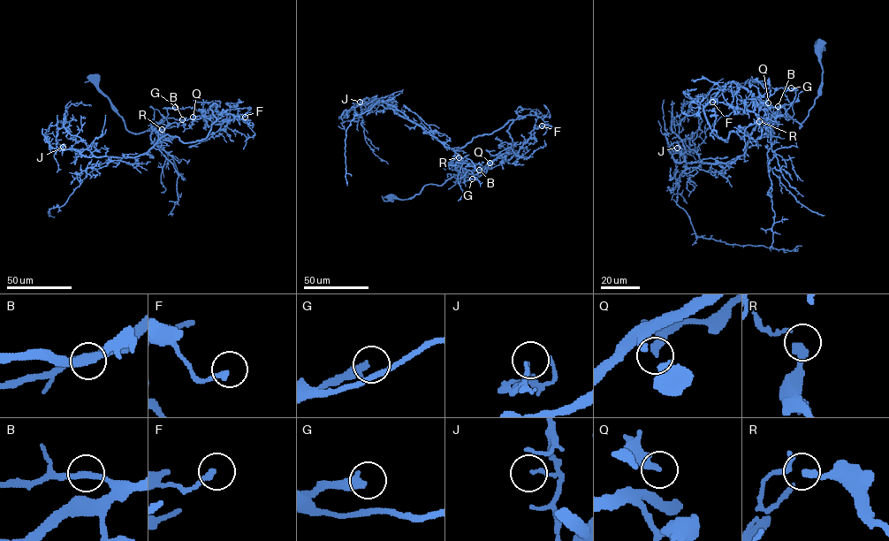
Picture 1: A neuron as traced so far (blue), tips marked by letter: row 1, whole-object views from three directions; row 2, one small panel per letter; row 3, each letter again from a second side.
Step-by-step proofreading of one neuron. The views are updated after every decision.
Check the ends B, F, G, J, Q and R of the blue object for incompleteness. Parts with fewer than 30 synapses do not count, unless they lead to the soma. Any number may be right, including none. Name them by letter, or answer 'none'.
none

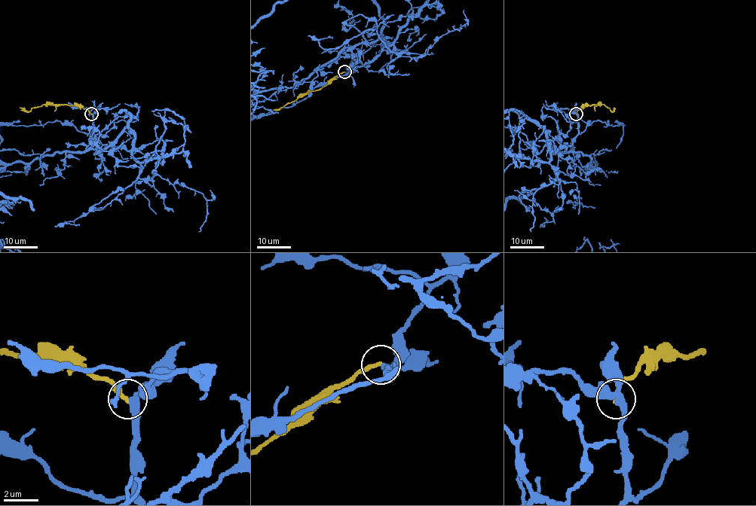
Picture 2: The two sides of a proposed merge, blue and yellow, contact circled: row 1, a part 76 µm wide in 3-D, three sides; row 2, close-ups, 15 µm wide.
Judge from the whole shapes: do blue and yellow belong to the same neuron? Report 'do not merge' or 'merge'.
merge

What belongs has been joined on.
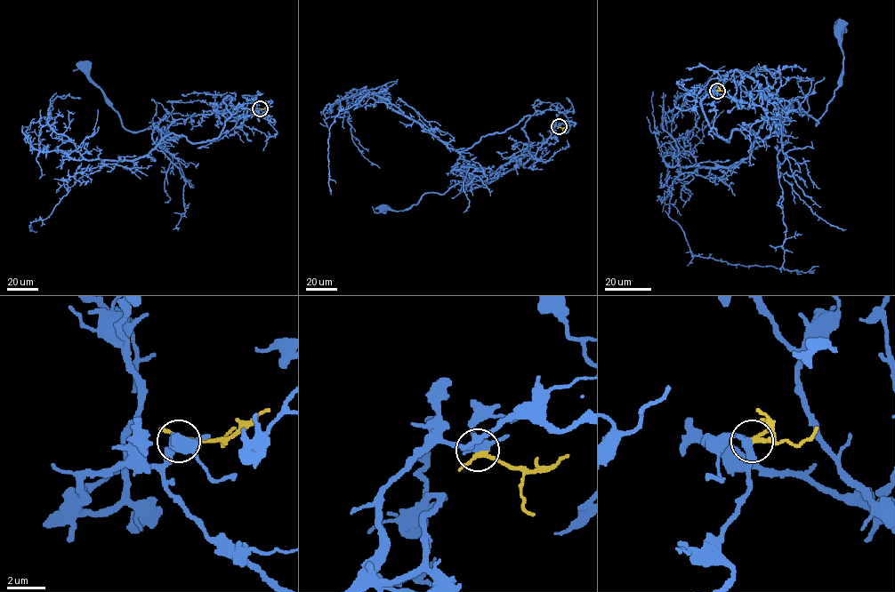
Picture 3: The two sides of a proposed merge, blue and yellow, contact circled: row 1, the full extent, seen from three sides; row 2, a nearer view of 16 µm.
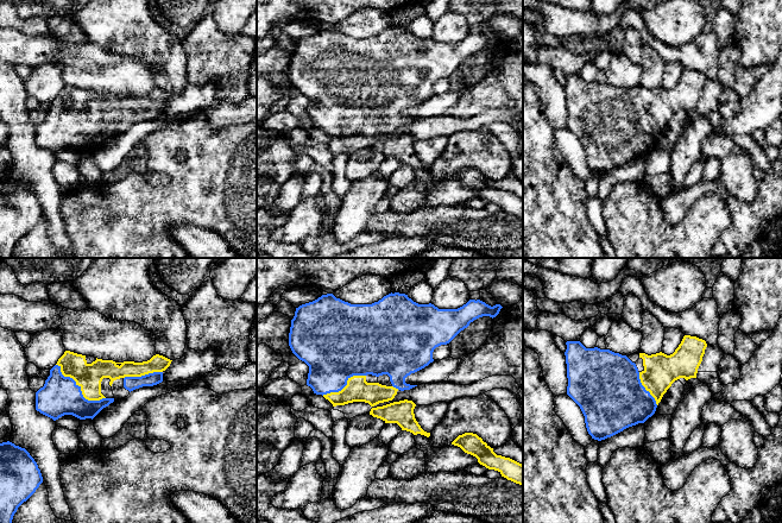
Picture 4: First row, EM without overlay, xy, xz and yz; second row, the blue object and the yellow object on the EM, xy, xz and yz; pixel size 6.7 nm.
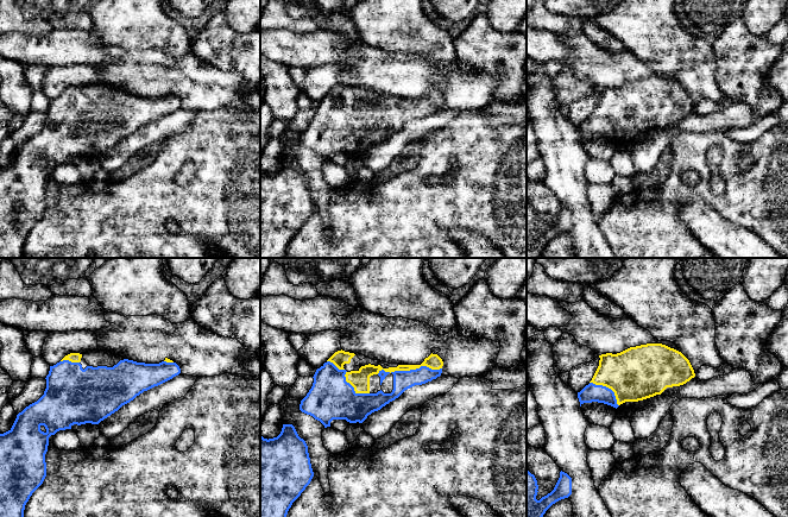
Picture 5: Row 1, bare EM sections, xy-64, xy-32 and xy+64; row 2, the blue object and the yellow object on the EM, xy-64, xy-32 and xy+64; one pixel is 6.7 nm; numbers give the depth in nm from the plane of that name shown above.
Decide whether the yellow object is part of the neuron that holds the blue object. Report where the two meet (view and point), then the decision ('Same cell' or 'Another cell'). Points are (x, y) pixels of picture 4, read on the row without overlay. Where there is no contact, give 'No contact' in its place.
Touches blue at xy (80, 123). Same cell

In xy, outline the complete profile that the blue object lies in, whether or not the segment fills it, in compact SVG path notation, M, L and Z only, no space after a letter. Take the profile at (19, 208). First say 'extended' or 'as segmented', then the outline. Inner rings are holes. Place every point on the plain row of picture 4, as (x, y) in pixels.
as segmented; M0 177L0 258L12 258L18 241L42 216L40 203L25 182Z

